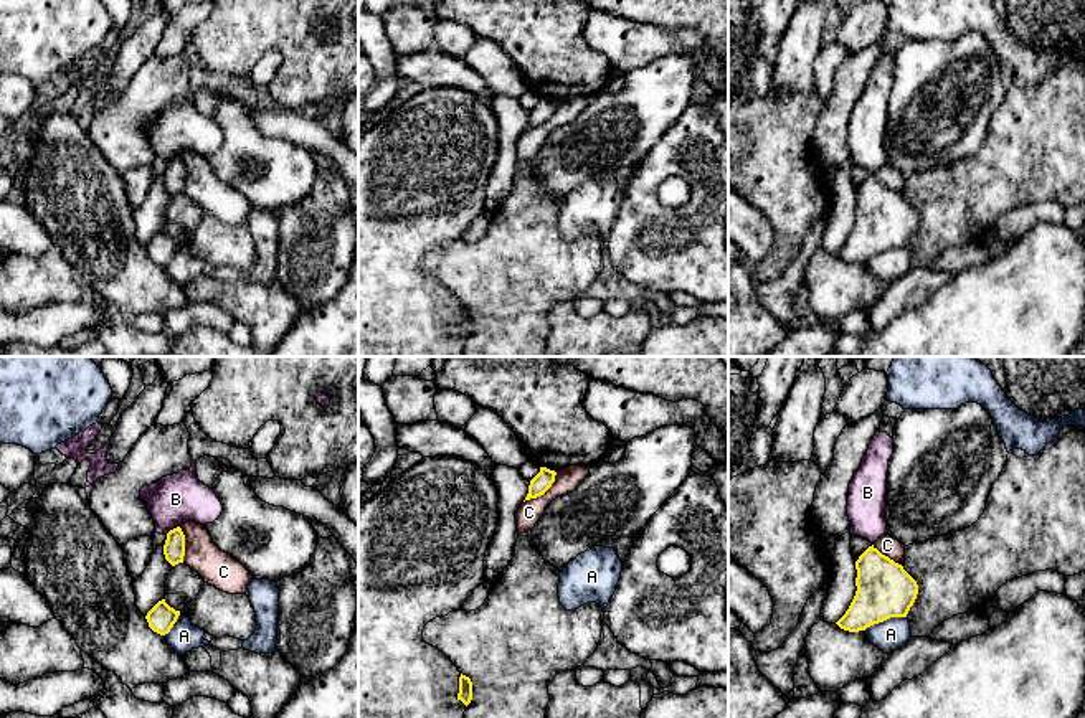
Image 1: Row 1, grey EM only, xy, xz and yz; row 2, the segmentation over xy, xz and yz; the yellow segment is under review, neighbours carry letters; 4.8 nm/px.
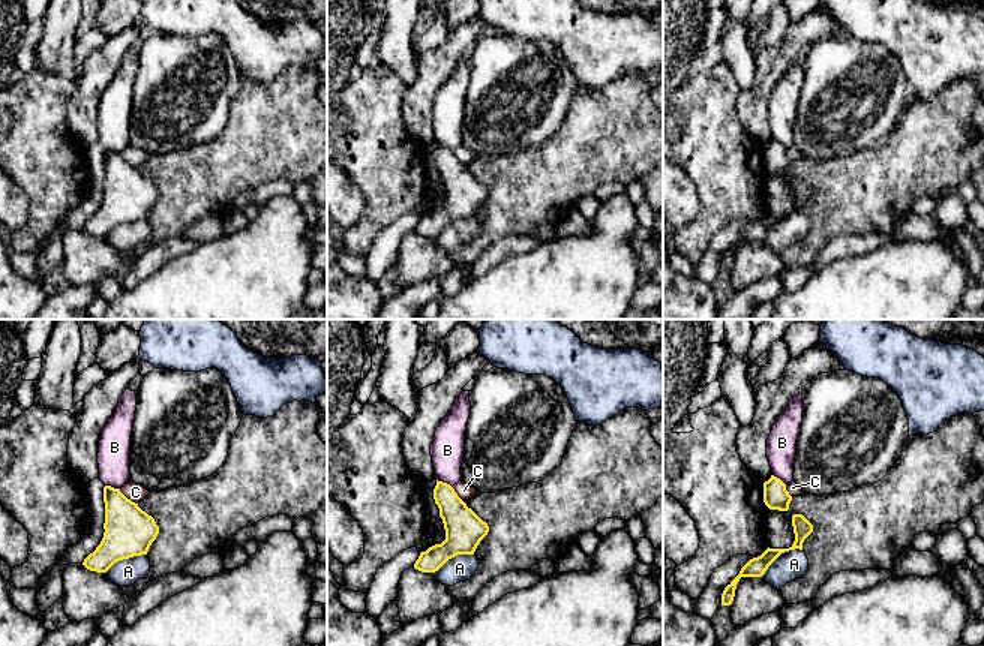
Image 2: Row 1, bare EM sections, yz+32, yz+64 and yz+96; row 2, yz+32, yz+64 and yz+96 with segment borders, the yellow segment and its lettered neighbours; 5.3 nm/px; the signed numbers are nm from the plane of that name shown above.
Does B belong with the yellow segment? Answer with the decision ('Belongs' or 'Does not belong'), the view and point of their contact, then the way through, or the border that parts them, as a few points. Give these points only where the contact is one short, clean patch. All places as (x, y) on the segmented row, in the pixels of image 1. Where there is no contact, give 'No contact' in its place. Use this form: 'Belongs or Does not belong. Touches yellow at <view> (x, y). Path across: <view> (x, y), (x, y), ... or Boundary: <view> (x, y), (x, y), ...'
Does not belong. Touches yellow at xy (174, 529). Boundary: xy (179, 525), (165, 533)

